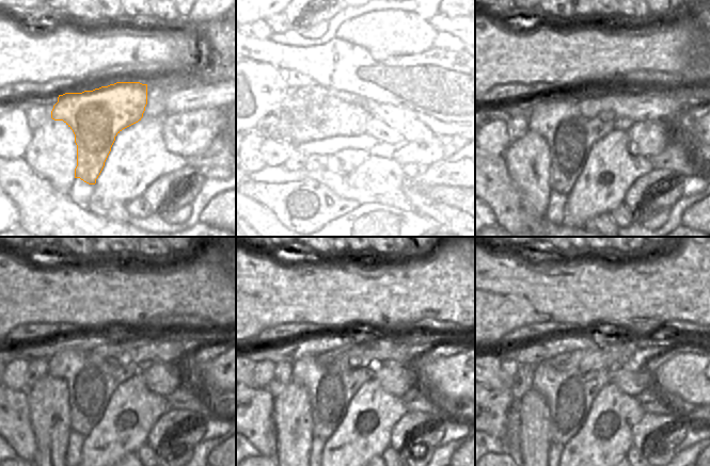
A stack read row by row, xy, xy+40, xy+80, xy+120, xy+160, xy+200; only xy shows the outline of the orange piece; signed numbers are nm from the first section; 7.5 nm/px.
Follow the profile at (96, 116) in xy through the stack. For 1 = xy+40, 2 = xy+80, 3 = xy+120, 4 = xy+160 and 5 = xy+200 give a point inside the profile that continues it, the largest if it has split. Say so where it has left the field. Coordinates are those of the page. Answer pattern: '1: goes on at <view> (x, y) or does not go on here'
1: goes on at xy+40 (333, 121)
2: goes on at xy+80 (570, 128)
3: goes on at xy+120 (91, 380)
4: goes on at xy+160 (331, 388)
5: goes on at xy+200 (568, 395)

